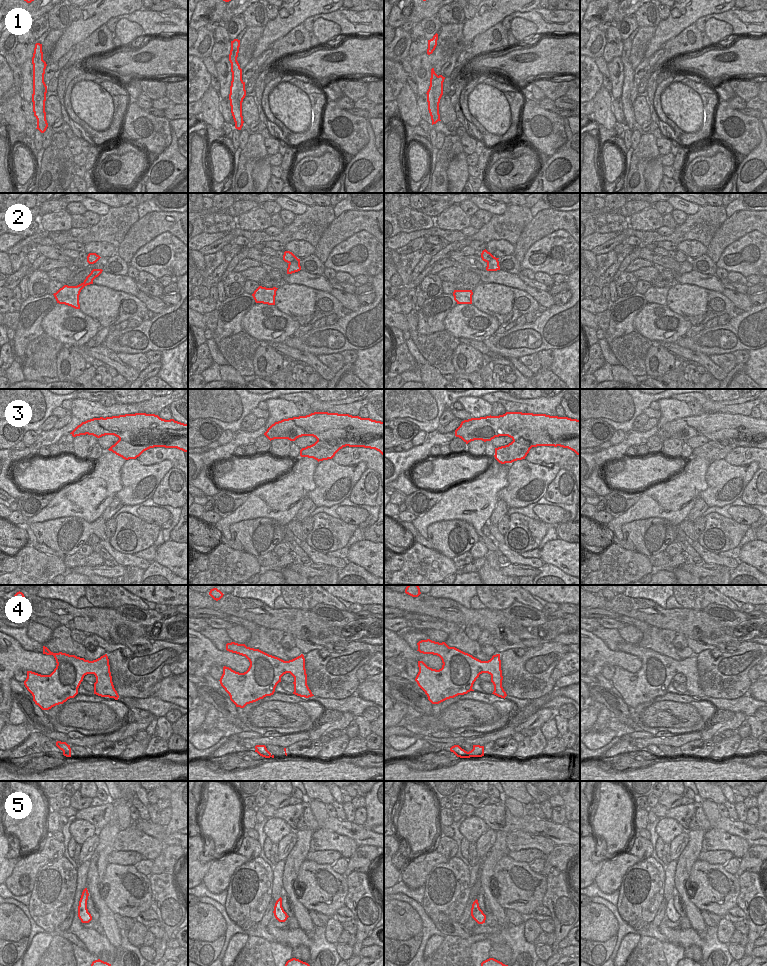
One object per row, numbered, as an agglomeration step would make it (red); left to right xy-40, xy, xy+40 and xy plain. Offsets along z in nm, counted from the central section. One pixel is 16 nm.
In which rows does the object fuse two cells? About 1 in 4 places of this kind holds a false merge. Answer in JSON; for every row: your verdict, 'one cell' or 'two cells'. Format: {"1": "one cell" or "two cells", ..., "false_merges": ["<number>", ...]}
{"1": "two cells", "2": "two cells", "3": "two cells", "4": "one cell", "5": "one cell", "false_merges": ["1", "2", "3"]}

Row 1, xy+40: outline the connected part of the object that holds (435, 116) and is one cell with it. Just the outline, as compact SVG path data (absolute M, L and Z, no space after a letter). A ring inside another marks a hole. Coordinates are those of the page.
M434 68L431 69L430 86L427 91L427 102L428 110L431 116L432 125L436 124L440 120L439 111L436 110L436 105L434 101L434 81L437 79L438 75L435 73Z

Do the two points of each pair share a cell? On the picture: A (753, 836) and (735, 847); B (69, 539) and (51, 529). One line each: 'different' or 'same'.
A: different
B: same

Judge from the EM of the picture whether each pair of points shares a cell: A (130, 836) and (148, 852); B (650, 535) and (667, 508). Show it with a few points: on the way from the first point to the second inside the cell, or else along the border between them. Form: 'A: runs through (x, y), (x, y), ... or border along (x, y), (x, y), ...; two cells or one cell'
A: runs through (134, 839), (144, 848); one cell
B: border along (638, 519), (665, 518), (675, 525), (684, 520); two cells

